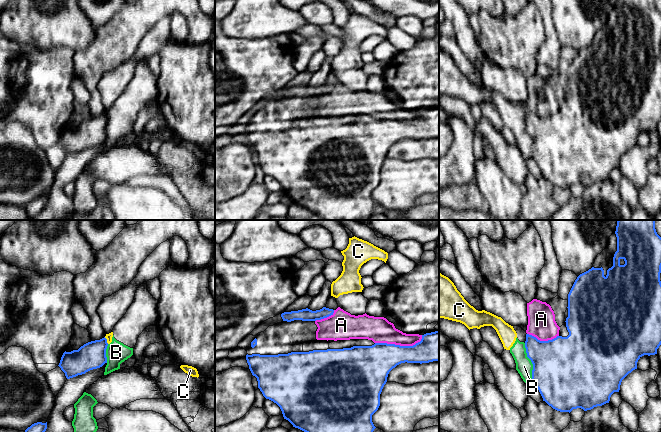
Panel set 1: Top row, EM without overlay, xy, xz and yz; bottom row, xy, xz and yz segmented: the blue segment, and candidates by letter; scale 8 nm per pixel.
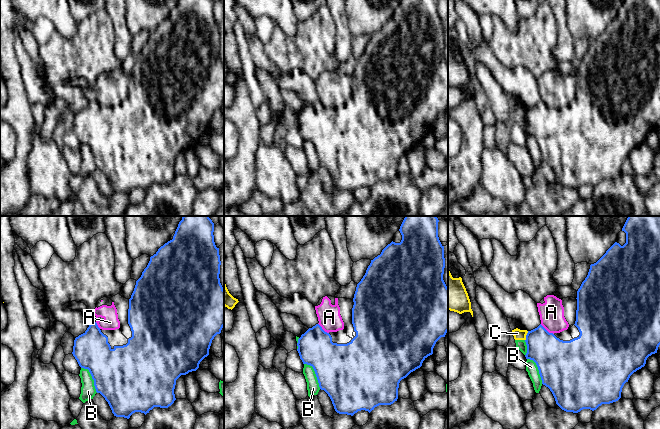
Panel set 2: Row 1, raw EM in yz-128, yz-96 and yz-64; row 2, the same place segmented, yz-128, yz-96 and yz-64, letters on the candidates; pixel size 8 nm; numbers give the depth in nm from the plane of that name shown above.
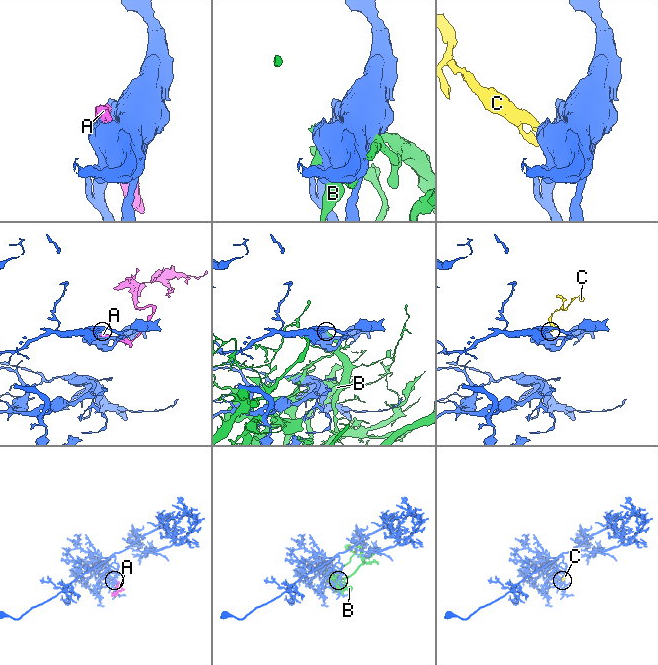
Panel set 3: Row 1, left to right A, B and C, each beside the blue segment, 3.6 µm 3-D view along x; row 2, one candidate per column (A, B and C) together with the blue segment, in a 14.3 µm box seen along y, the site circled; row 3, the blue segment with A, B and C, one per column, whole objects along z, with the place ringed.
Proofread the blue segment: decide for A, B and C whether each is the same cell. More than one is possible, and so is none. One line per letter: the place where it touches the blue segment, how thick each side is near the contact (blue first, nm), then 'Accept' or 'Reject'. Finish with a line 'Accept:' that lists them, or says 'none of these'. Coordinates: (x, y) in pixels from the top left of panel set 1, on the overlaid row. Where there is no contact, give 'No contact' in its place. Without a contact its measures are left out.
A: Touches blue at xz (399, 345). Thickness 280 nm (blue) against 200 nm. Reject
B: Touches blue at yz (531, 361). Thickness 460 nm (blue) against 140 nm. Reject
C: Touches blue at xy (106, 340). Thickness 220 nm (blue) against 50 nm. Reject
Accept: none of these

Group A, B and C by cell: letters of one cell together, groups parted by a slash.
A / B C

